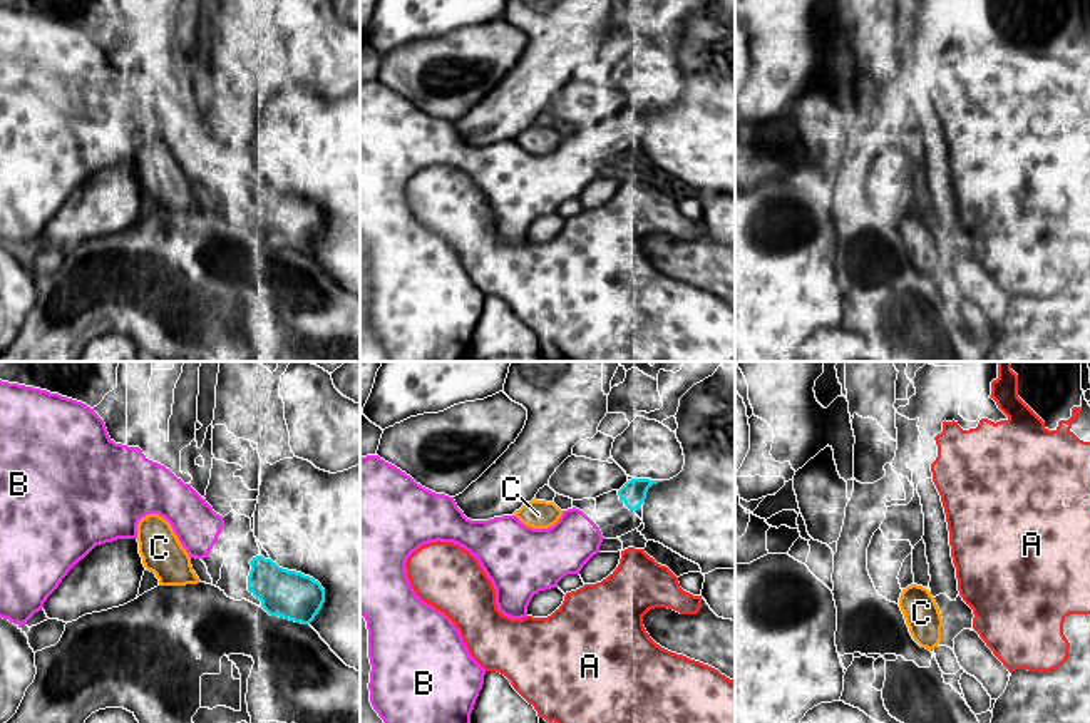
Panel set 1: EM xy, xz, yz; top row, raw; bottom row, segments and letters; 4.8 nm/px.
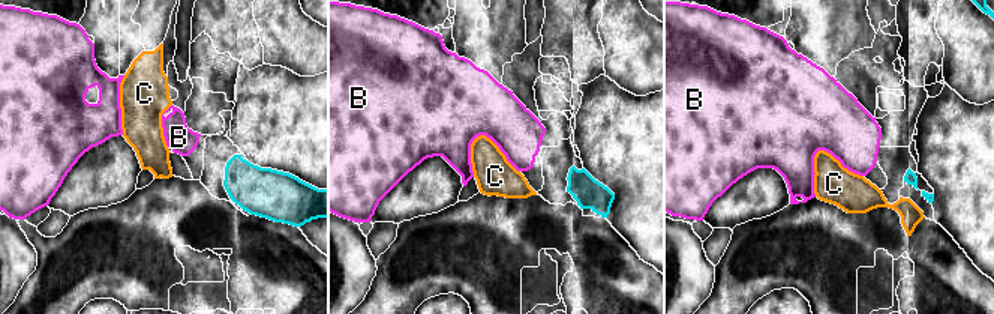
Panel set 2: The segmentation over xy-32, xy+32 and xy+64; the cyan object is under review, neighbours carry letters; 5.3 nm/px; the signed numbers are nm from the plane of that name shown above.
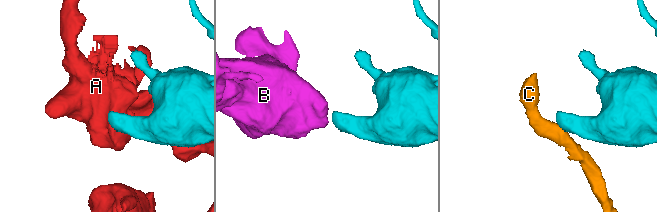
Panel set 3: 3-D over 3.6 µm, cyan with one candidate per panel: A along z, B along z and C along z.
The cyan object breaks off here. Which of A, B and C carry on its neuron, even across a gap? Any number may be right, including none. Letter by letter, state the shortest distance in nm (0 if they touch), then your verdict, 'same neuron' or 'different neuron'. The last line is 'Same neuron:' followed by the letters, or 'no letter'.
A: gap 180 nm; different neuron
B: gap 170 nm; same neuron
C: gap 240 nm; different neuron
Same neuron: B

